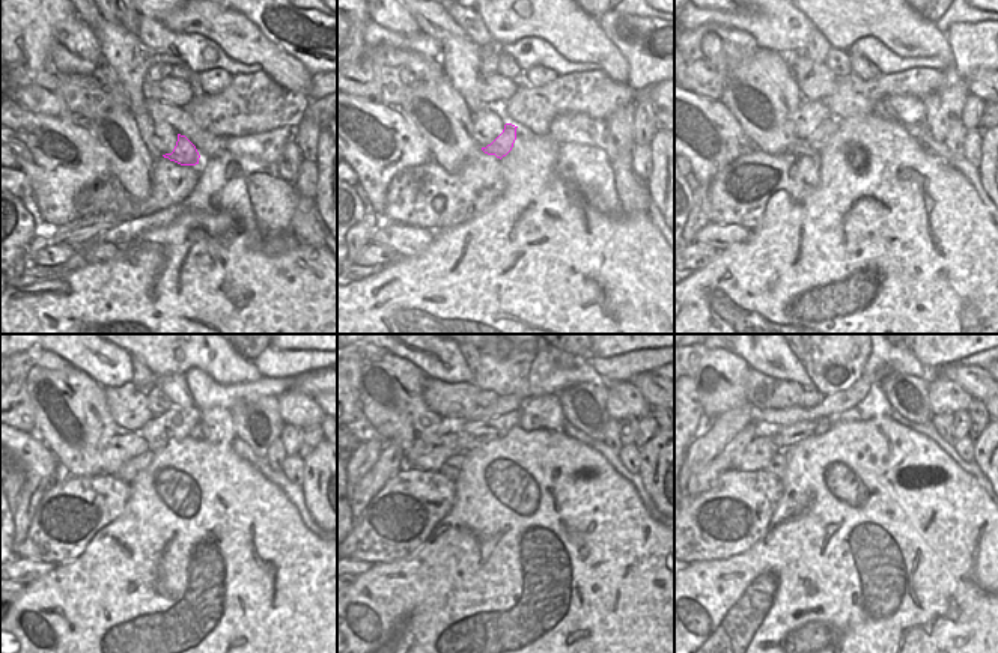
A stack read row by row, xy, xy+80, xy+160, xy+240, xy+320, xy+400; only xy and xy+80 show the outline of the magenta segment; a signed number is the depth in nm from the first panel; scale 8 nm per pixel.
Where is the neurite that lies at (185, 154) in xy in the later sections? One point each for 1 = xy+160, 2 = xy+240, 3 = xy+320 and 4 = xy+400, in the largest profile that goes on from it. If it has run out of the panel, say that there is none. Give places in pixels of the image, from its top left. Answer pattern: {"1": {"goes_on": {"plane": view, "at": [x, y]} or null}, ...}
{"1": {"goes_on": {"plane": "xy+160", "at": [818, 139]}}, "2": {"goes_on": {"plane": "xy+240", "at": [130, 468]}}, "3": {"goes_on": {"plane": "xy+320", "at": [452, 467]}}, "4": {"goes_on": {"plane": "xy+400", "at": [777, 465]}}}

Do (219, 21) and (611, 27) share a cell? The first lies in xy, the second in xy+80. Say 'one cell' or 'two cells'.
two cells

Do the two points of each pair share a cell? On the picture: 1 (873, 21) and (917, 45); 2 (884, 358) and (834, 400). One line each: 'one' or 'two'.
1: one
2: two

